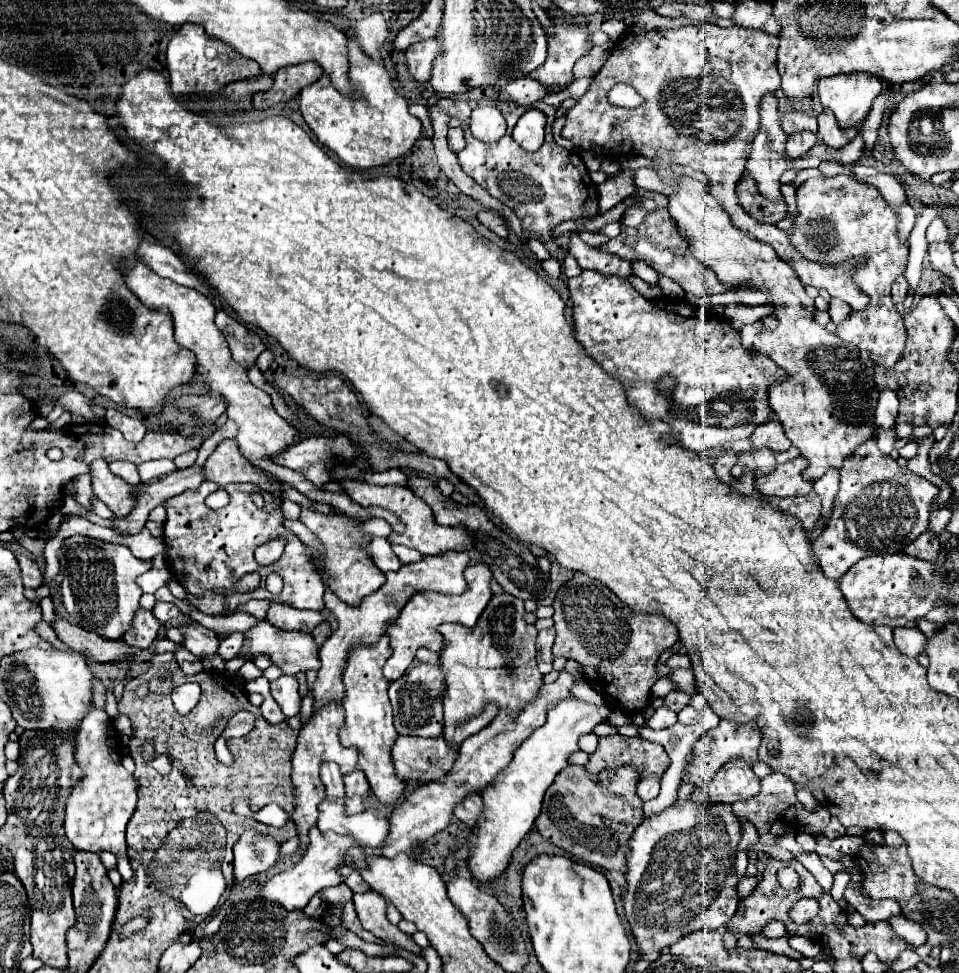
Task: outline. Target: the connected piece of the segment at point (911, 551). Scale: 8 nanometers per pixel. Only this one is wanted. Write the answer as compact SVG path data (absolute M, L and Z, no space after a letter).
M925 531L923 535L919 535L913 543L909 543L909 547L905 547L905 553L911 557L917 557L921 561L929 561L929 563L937 563L937 555L939 555L941 543L937 541L937 537L929 535L929 531Z

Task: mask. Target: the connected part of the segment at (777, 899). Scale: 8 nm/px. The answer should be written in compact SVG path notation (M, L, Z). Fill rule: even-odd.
M768 858L763 879L749 897L739 901L737 913L731 917L727 929L741 935L755 935L769 921L781 921L781 907L785 907L785 903L781 903L781 893L785 893L785 889L777 883L777 871L784 866L784 862Z

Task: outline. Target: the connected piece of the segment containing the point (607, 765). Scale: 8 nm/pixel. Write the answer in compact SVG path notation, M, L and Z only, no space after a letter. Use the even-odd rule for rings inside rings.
M615 733L615 735L599 737L597 751L589 755L589 763L585 765L585 771L593 775L593 781L597 781L601 771L631 765L637 769L639 777L645 779L645 775L661 777L669 767L669 763L671 759L659 743L641 737L623 737Z

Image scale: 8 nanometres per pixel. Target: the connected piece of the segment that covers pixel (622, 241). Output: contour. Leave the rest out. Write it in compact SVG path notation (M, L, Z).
M637 189L639 201L627 209L627 213L621 219L621 235L611 239L607 245L601 247L605 253L615 253L627 261L637 261L643 259L649 263L657 273L671 277L677 281L685 293L693 293L699 297L705 295L715 295L715 293L725 293L731 287L727 283L721 283L717 275L713 273L711 267L705 267L687 247L687 239L679 233L675 227L671 215L669 215L669 201L661 193Z

